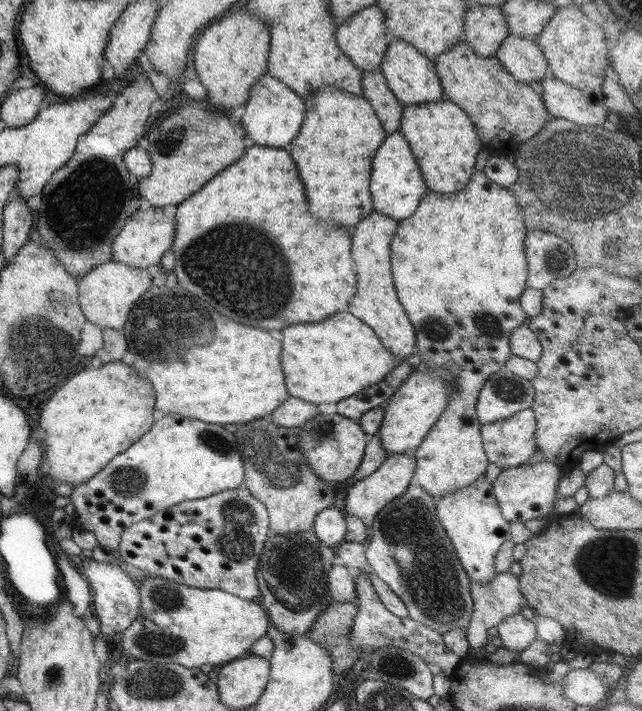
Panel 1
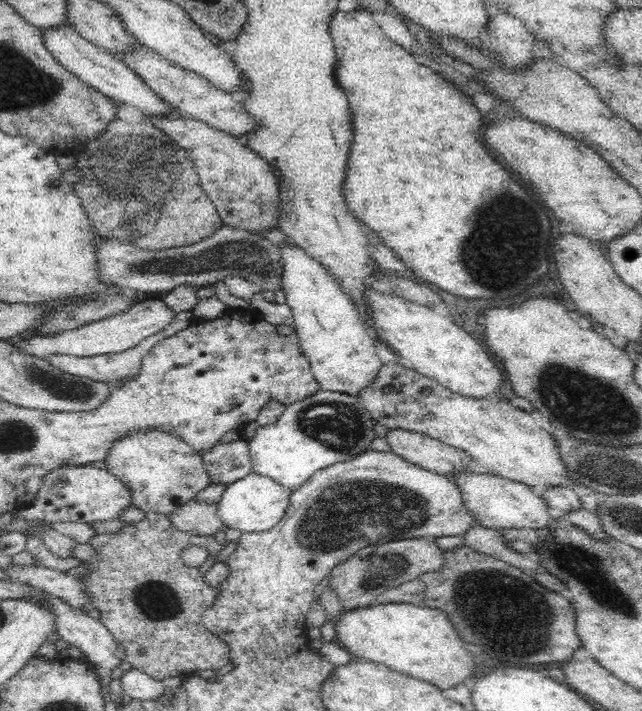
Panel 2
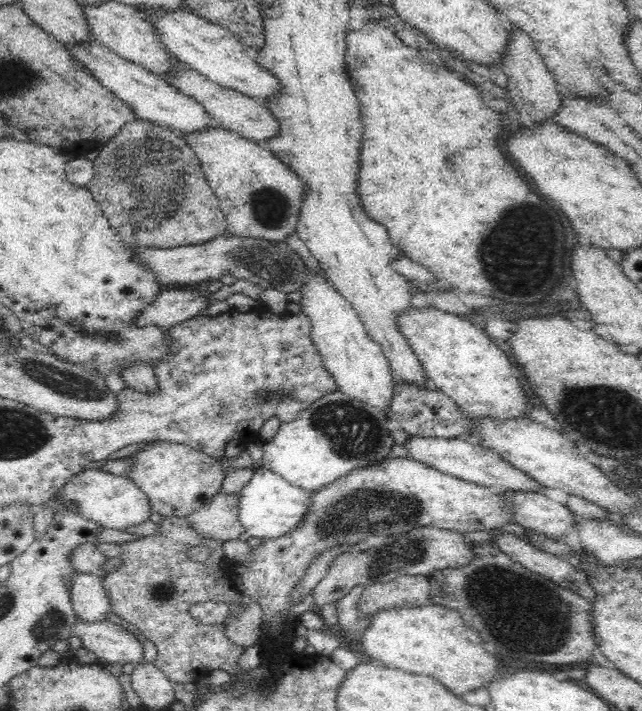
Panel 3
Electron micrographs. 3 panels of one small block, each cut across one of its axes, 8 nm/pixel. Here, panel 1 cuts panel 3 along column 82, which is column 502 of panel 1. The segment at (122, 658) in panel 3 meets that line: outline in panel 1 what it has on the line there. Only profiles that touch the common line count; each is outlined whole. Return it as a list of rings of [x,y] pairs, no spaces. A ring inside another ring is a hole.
[[[522,614],[507,617],[497,626],[502,647],[521,653],[536,640],[536,625]]]

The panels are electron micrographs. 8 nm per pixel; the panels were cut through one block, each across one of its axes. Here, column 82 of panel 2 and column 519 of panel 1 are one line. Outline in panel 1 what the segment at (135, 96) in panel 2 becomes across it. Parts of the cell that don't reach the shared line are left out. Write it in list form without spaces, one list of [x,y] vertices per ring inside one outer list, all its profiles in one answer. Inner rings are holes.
[[[508,36],[495,54],[503,67],[522,84],[538,85],[551,70],[536,38]]]

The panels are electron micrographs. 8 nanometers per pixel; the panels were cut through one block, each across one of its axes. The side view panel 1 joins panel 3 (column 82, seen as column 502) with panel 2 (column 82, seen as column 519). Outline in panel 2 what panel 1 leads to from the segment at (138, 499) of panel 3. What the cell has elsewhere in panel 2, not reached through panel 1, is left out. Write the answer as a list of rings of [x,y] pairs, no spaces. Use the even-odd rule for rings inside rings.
[[[70,466],[52,470],[44,476],[36,498],[22,509],[15,510],[19,518],[53,522],[104,522],[116,520],[124,510],[132,506],[132,491],[118,477],[100,469],[86,466]]]

